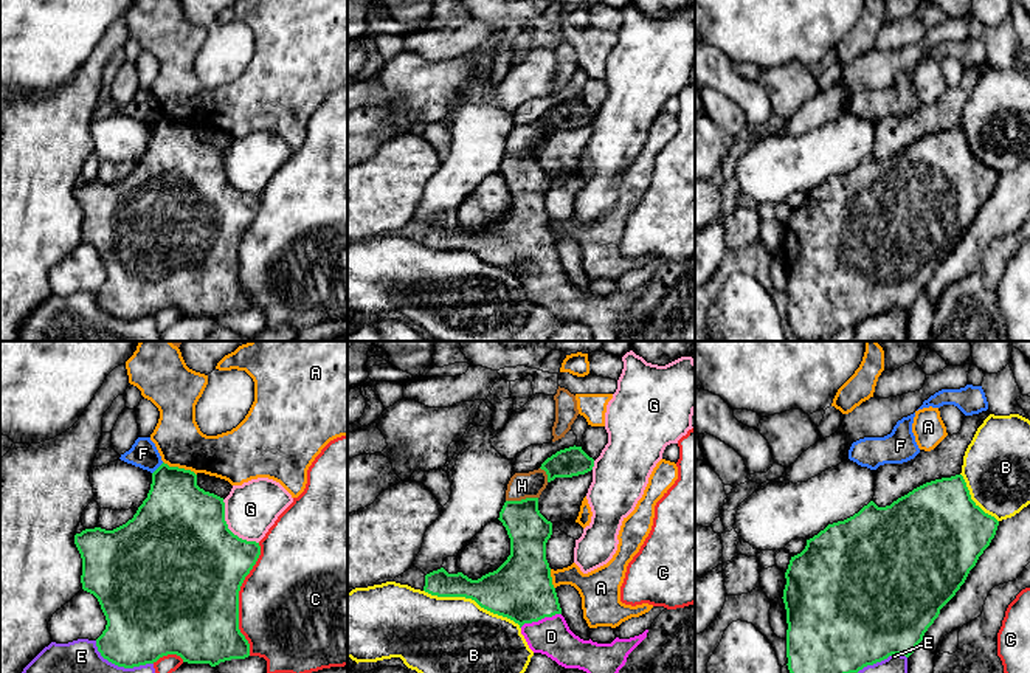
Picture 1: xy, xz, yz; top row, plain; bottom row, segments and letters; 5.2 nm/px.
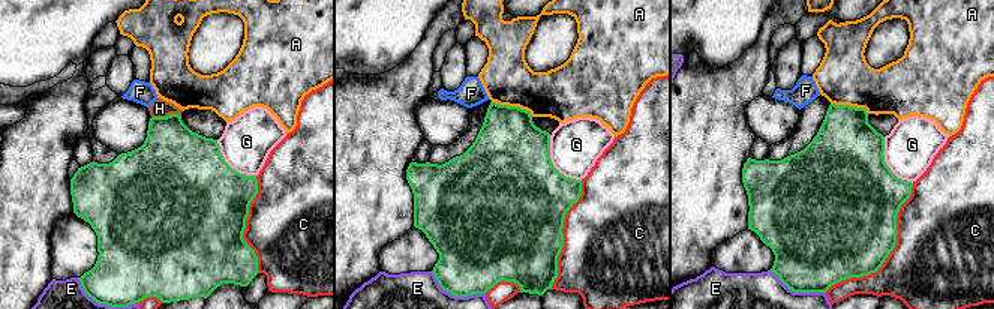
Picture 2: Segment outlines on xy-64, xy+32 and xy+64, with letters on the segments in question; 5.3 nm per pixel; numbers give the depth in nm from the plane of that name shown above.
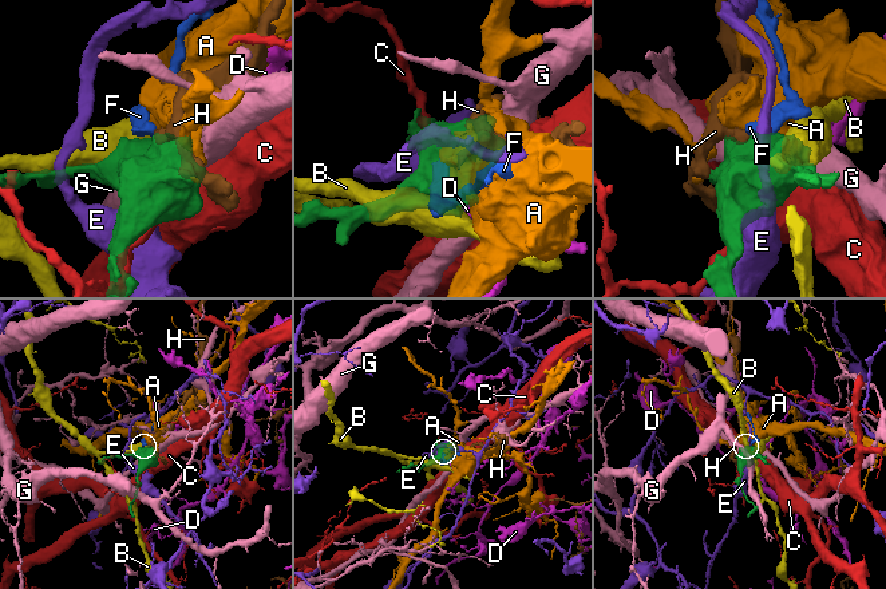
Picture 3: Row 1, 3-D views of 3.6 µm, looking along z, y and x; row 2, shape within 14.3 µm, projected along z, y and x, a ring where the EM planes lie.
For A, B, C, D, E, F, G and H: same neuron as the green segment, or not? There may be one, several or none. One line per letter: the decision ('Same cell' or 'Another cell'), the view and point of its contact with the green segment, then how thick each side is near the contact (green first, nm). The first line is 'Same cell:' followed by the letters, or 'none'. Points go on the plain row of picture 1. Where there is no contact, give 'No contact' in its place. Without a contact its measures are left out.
Same cell: D
A: Another cell. Touches green at xy (180, 121). Thickness 380 nm (green) against 240 nm
B: Another cell. Touches green at xz (473, 251). Thickness 320 nm (green) against 460 nm
C: Another cell. Touches green at xy (238, 251). Thickness 500 nm (green) against 500 nm
D: Same cell. Touches green at xz (540, 272). Thickness 320 nm (green) against 200 nm
E: Another cell. Touches green at xy (120, 318). Thickness 380 nm (green) against 400 nm
F: Another cell. Touches green at xy (157, 121). Thickness 360 nm (green) against 140 nm
G: Another cell. Touches green at xy (228, 182). Thickness 500 nm (green) against 280 nm
H: Another cell. Touches green at xz (521, 152). Thickness 220 nm (green) against 140 nm

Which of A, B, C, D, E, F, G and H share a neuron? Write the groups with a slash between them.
A / B / C / D / E / F / G / H

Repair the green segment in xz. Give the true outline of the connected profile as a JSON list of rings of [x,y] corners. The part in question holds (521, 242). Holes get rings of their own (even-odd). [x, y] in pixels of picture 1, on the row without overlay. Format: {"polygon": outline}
{"polygon": [[[538,150],[506,154],[498,171],[510,191],[510,208],[493,225],[472,233],[444,220],[425,228],[423,243],[437,250],[465,250],[481,261],[520,278],[529,301],[565,321],[579,321],[593,332],[593,341],[617,341],[617,326],[628,307],[647,290],[642,287],[597,296],[575,288],[565,270],[551,220],[546,195],[552,175],[538,163]]]}

